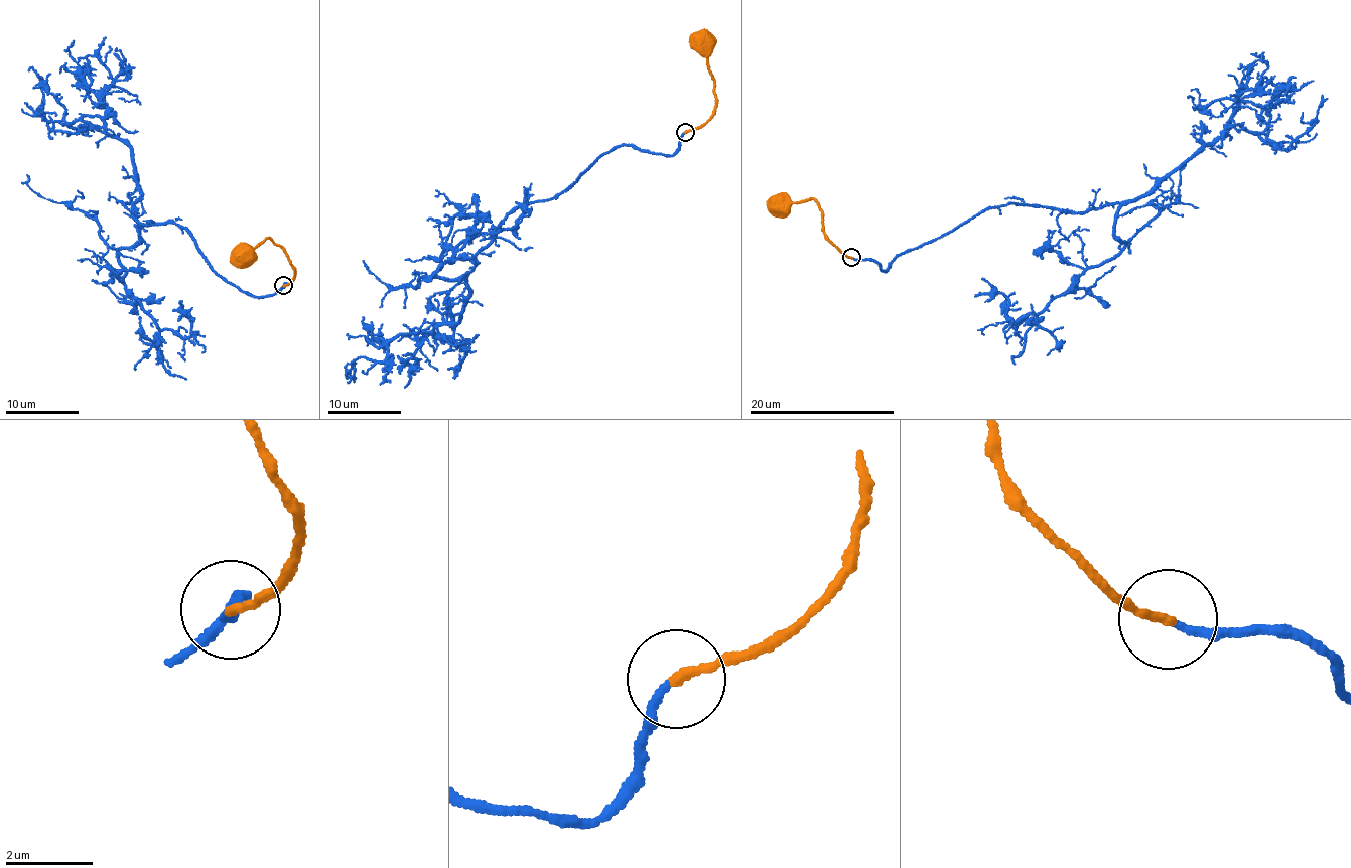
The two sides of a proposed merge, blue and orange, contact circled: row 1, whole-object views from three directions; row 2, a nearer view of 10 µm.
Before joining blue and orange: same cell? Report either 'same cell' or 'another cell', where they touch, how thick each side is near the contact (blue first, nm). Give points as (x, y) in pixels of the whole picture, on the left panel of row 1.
same cell; at (283, 285); 180 nm thick on the blue side, 200 nm on the other

